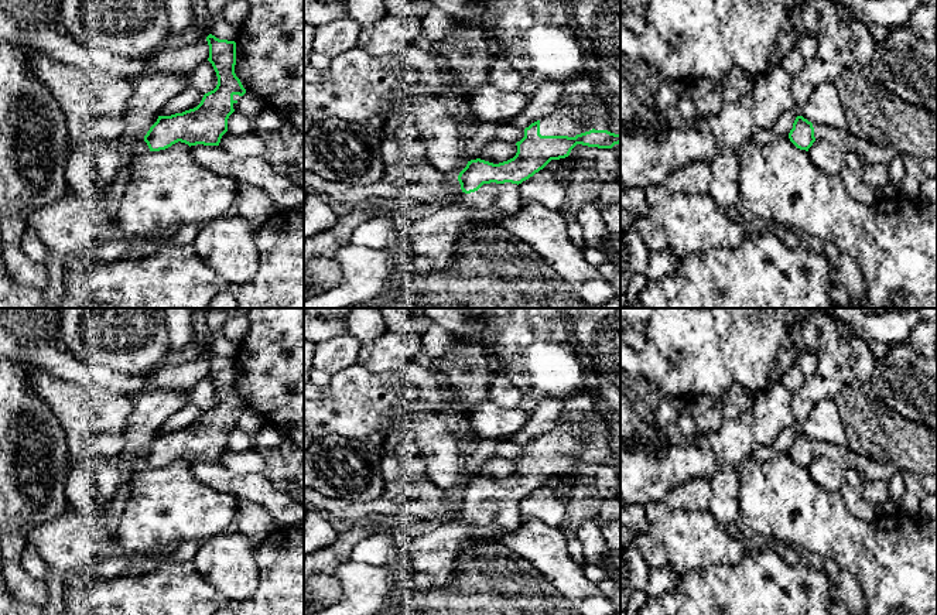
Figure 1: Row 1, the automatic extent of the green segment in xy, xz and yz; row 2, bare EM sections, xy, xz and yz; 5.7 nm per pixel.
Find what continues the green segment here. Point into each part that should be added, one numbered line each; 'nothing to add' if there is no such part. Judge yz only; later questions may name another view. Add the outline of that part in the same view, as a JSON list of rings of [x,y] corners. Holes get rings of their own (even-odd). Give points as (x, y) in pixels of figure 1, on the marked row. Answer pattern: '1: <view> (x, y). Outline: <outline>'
1: yz (869, 153). Outline: [[[813,124],[813,127],[815,140],[825,140],[842,151],[855,153],[865,167],[873,164],[889,165],[899,154],[893,147],[879,146],[866,139],[859,139],[851,134],[847,129],[837,129],[824,124]]]

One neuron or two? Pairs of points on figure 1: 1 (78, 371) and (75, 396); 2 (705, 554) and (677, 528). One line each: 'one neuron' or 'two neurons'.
1: two neurons
2: one neuron

